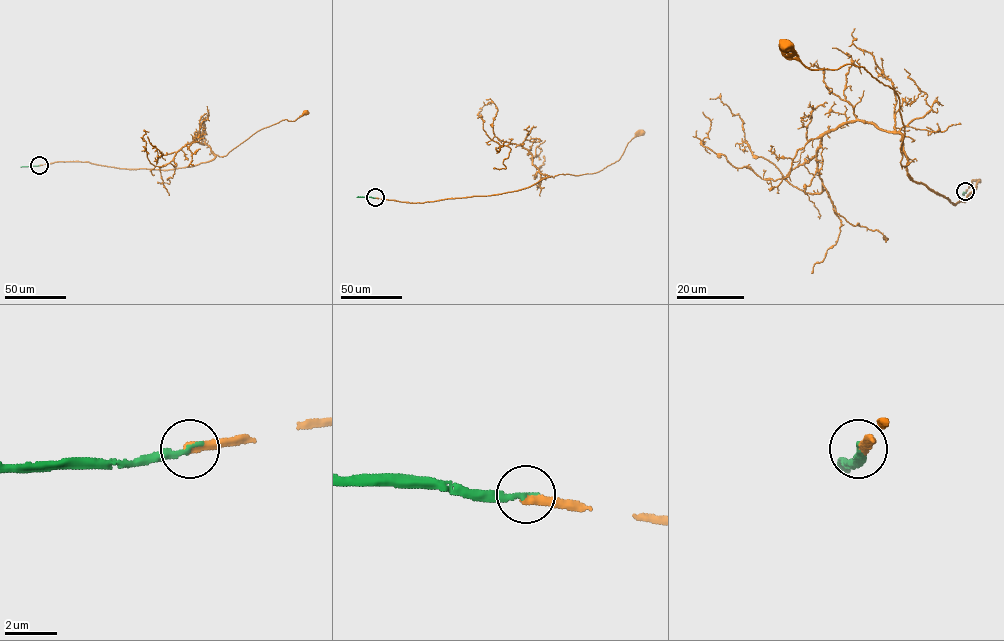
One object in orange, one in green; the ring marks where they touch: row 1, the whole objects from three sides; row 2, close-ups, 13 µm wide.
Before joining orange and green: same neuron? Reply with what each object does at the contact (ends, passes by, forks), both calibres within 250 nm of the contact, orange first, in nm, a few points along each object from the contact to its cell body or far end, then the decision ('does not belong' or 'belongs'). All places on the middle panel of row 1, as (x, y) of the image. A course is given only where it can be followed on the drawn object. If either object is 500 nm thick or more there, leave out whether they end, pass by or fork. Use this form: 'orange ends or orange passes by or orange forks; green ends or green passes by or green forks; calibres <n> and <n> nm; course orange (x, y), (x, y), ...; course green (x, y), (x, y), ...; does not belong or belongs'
orange ends; green ends; calibres 360 and 240 nm; course orange (375, 197), (424, 203), (520, 190), (559, 174), (593, 173), (618, 160), (627, 144), (641, 132); course green (375, 197), (356, 197); belongs

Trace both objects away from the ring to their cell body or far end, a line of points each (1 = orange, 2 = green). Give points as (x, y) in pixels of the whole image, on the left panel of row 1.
1: (39, 165), (80, 161), (127, 169), (193, 166), (225, 156), (257, 131), (305, 112)
2: (39, 165), (20, 167)

